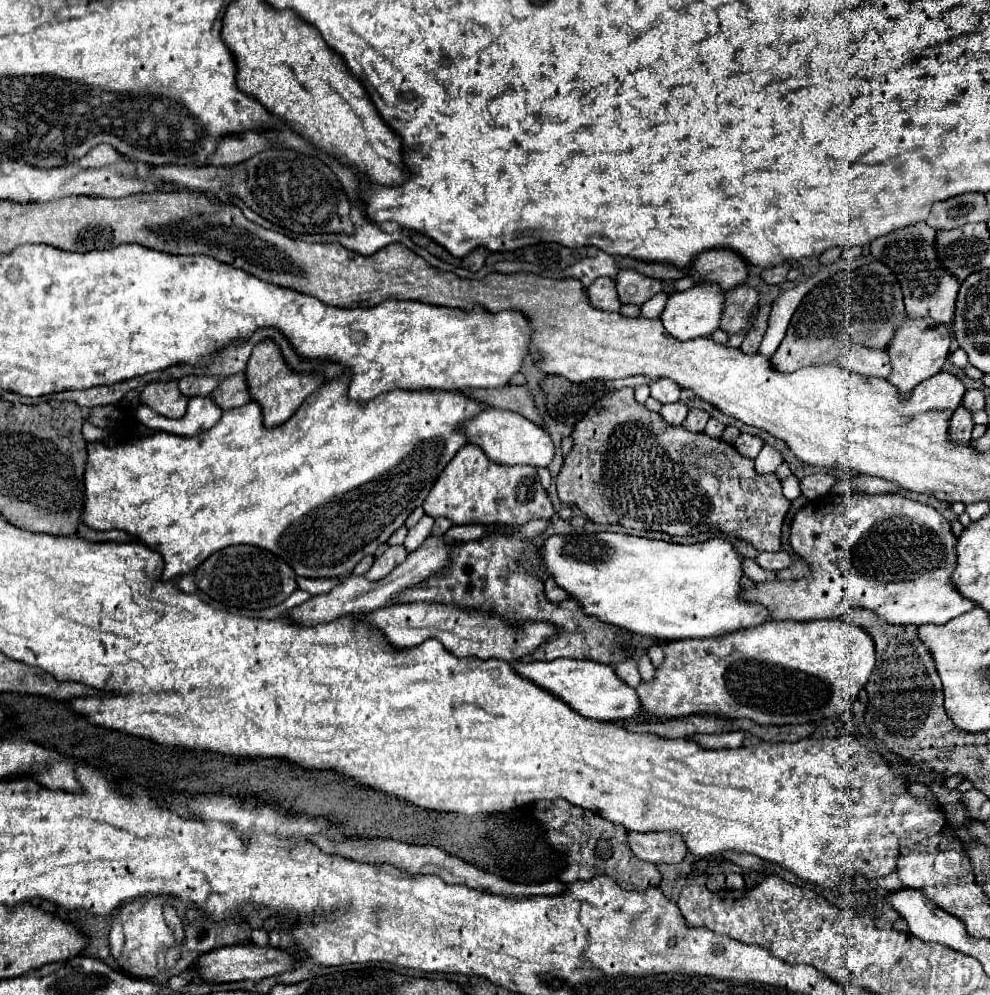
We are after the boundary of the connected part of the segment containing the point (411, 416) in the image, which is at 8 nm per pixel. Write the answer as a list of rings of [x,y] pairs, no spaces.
[[[343,375],[335,381],[319,387],[315,393],[311,393],[303,401],[303,405],[297,409],[297,413],[289,421],[285,421],[283,425],[273,427],[273,429],[263,427],[261,407],[251,401],[239,409],[225,411],[215,427],[211,427],[209,431],[203,431],[195,437],[179,437],[179,435],[159,431],[159,433],[153,433],[149,437],[129,441],[125,445],[115,445],[115,447],[107,447],[99,441],[87,443],[83,521],[87,519],[87,527],[91,527],[95,531],[121,529],[121,531],[133,535],[145,547],[161,553],[163,563],[165,563],[163,573],[161,573],[163,581],[173,581],[173,579],[179,579],[179,577],[195,571],[211,553],[215,553],[223,547],[229,547],[229,545],[255,545],[255,547],[267,549],[267,551],[283,557],[283,561],[287,561],[287,565],[291,565],[291,569],[295,569],[297,575],[311,577],[311,579],[351,575],[355,565],[365,555],[373,555],[375,549],[381,543],[385,543],[405,523],[405,519],[411,515],[411,511],[415,507],[423,505],[427,493],[435,485],[443,467],[455,457],[455,453],[463,445],[467,445],[465,435],[459,433],[455,427],[461,421],[477,415],[483,409],[483,405],[479,405],[471,397],[467,397],[463,393],[455,393],[455,391],[387,391],[387,393],[383,393],[371,401],[351,401],[347,397],[347,377],[349,375]]]

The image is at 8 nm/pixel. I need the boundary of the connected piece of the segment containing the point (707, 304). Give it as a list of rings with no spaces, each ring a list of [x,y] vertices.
[[[697,285],[681,293],[671,293],[667,305],[661,313],[661,321],[667,333],[679,341],[689,341],[695,337],[709,337],[719,327],[719,317],[723,311],[723,291],[715,285]]]

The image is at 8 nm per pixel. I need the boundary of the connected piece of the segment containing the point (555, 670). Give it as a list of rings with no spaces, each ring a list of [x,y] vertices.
[[[553,659],[553,661],[515,661],[511,665],[515,673],[529,679],[531,683],[539,685],[547,693],[555,695],[563,703],[567,703],[573,711],[587,719],[597,721],[625,721],[637,715],[639,711],[639,697],[637,691],[623,685],[623,681],[615,675],[611,665],[603,665],[591,659]]]

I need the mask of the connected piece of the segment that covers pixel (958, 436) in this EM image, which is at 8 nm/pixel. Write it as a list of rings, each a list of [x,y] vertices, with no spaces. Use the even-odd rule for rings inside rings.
[[[957,407],[957,411],[951,417],[951,425],[949,425],[949,441],[957,443],[957,445],[969,443],[971,441],[971,429],[973,429],[971,413],[965,407]]]

